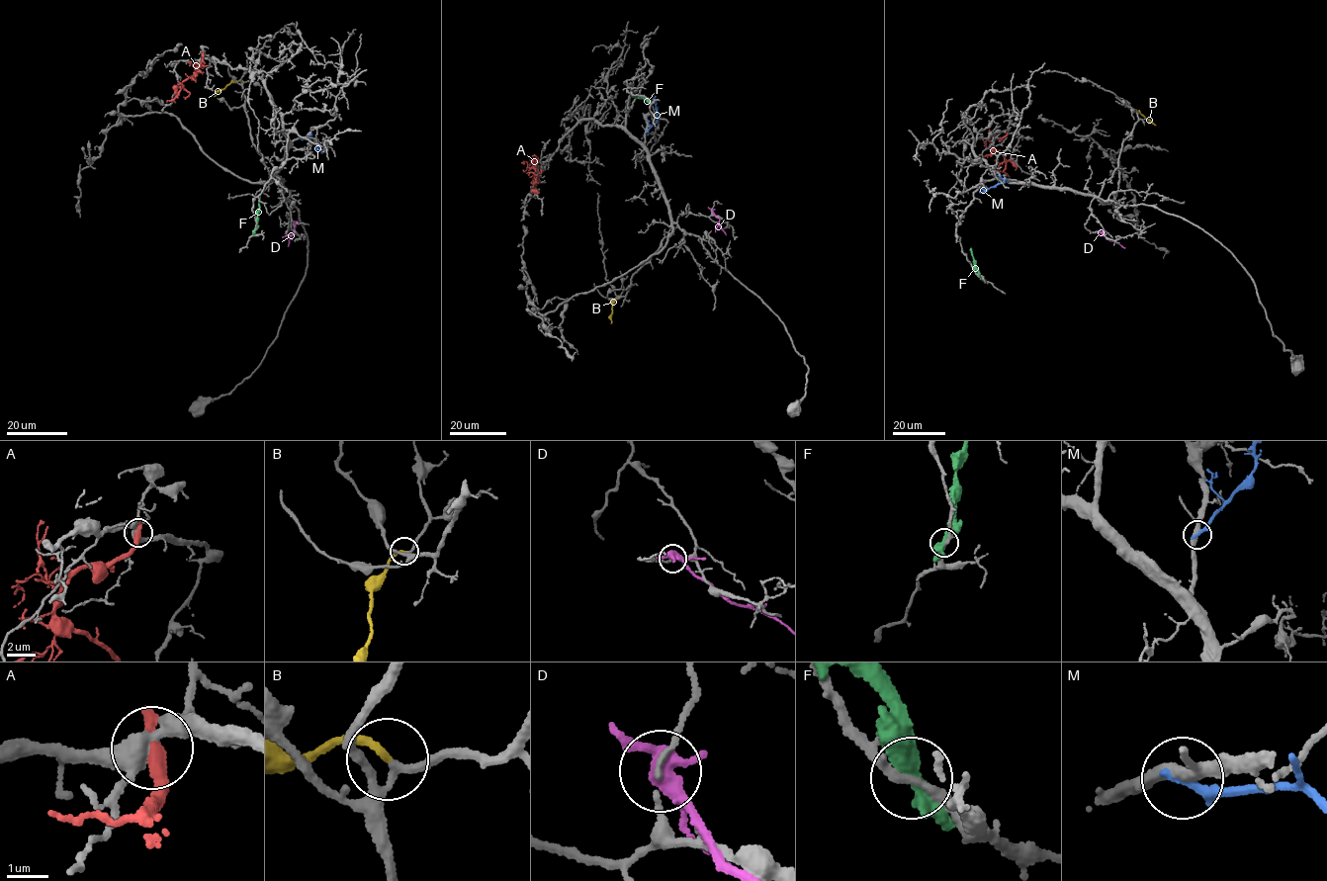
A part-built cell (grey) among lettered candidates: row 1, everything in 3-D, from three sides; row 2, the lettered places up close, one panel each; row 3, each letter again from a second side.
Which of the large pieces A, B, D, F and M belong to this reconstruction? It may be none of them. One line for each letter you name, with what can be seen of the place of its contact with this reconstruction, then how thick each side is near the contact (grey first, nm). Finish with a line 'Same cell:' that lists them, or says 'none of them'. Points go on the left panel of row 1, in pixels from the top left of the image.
B: contact (243, 81); calibres 130 and 190 nm
Same cell: B

